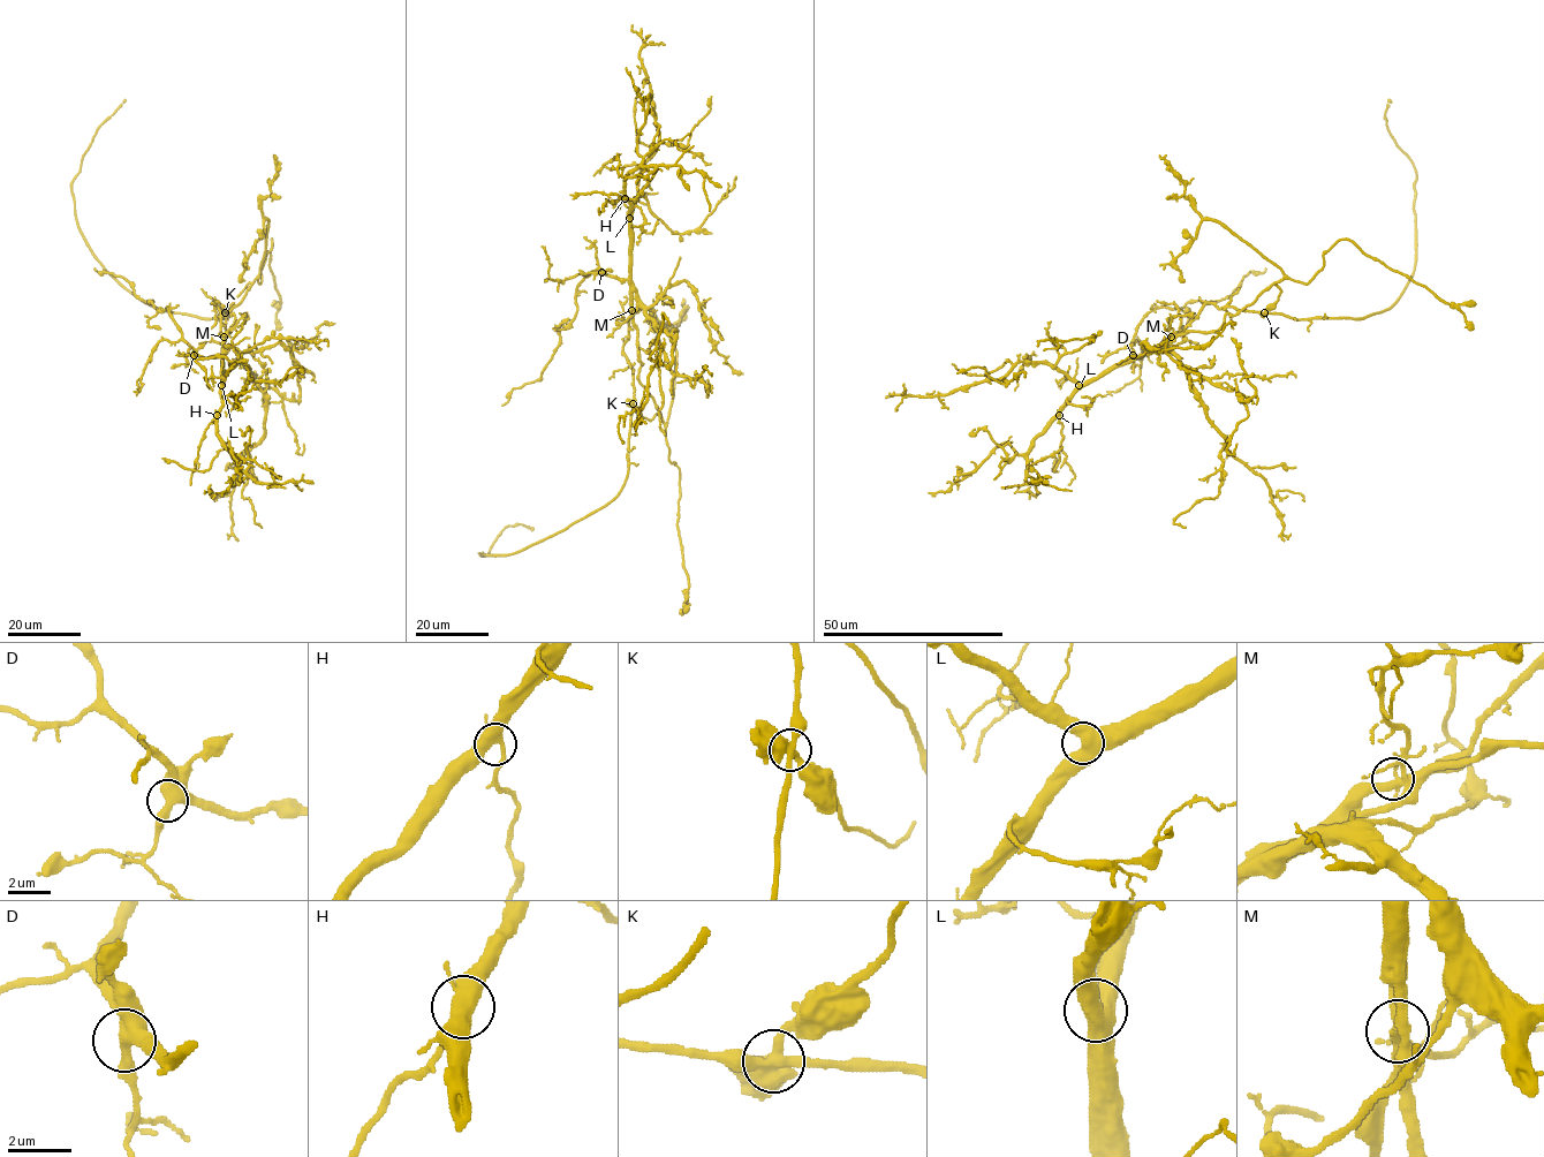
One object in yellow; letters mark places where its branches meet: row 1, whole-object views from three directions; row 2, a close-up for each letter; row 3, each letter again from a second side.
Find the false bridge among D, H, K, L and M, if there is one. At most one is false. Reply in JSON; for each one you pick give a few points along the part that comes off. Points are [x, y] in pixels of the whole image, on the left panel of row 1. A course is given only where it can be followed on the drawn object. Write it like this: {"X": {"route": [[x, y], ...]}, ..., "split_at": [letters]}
{"split_at": []}

